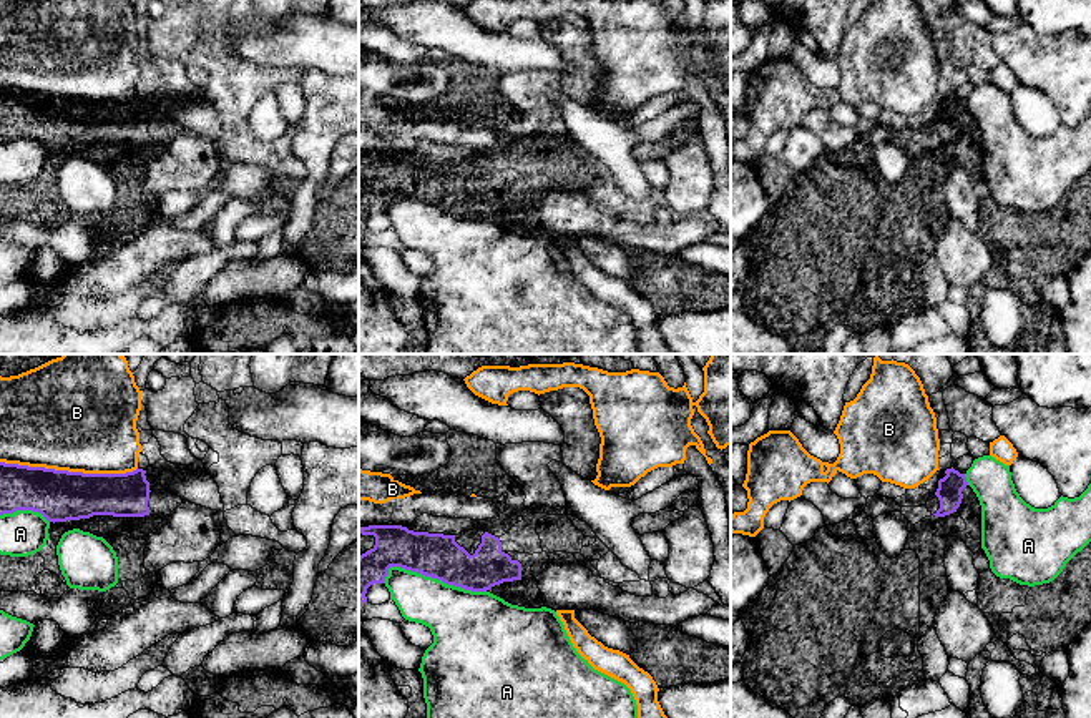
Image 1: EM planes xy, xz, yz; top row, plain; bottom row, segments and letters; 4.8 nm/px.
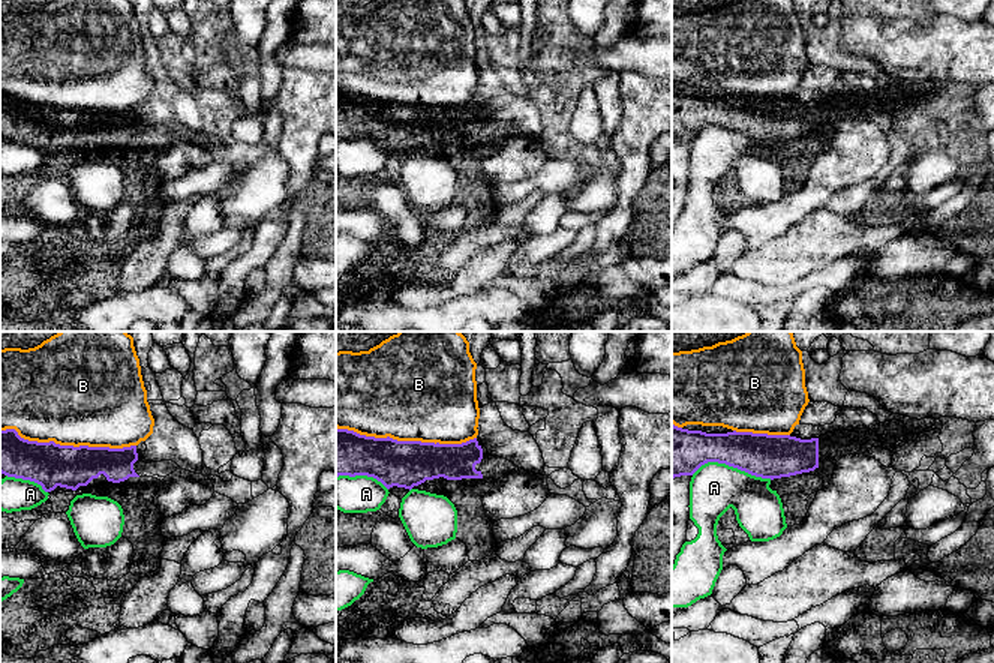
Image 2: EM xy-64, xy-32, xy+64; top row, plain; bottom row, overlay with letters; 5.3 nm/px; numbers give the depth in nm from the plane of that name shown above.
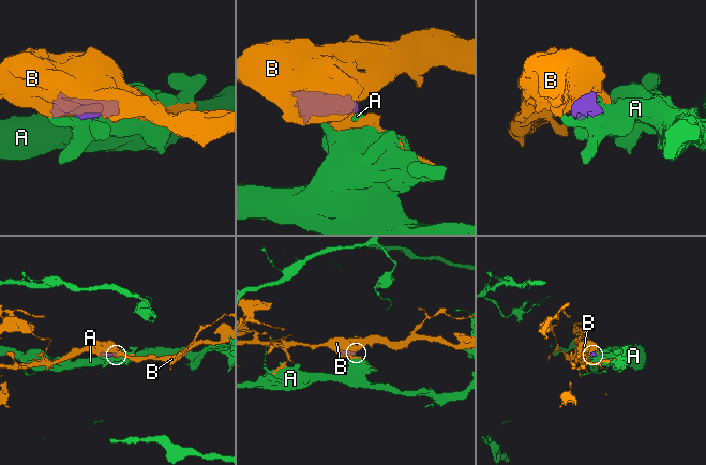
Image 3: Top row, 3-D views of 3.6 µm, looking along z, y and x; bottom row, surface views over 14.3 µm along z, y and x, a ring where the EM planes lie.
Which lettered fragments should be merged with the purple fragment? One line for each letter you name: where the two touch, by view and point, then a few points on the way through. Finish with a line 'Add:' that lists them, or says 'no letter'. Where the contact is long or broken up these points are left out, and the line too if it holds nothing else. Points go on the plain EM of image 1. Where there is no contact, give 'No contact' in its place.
Add: no letter

